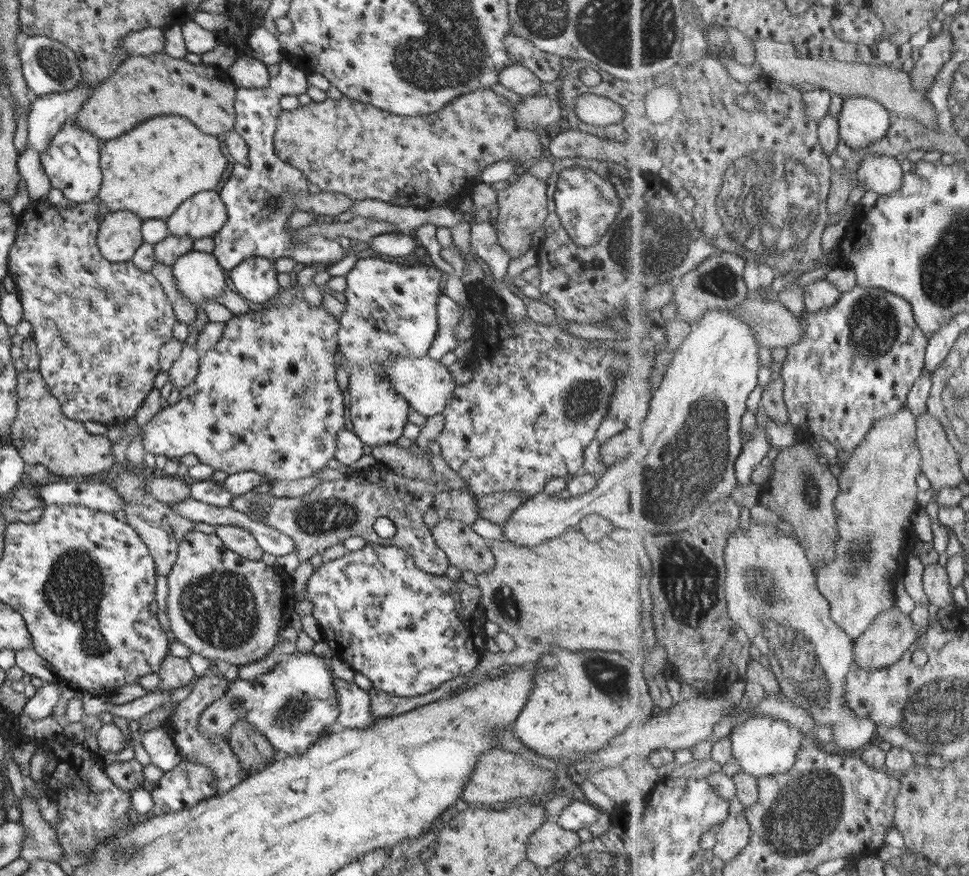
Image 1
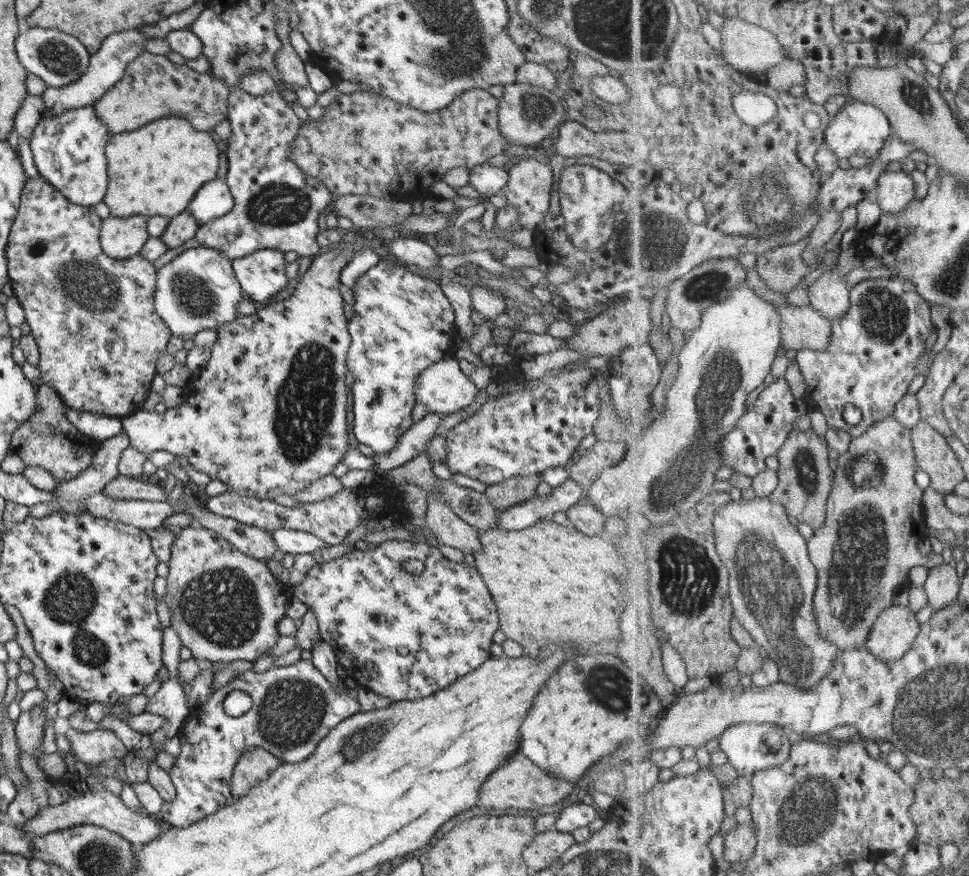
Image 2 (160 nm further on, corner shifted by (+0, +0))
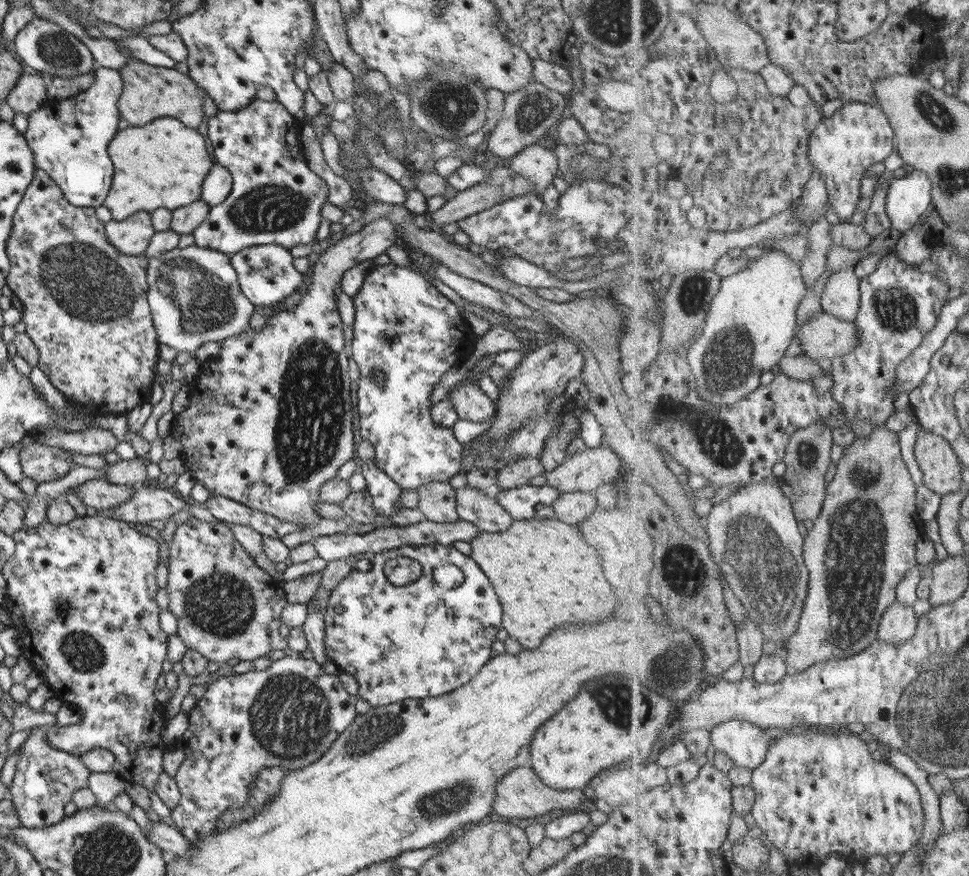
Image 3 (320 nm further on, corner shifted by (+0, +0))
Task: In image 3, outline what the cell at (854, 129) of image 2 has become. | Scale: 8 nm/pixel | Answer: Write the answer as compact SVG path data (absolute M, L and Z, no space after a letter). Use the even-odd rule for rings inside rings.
M857 101L845 103L831 117L824 118L822 124L813 132L810 144L810 161L815 166L815 169L821 173L827 185L827 193L829 193L830 197L829 202L833 205L833 210L841 221L844 222L855 214L860 200L859 196L861 196L859 190L861 190L863 175L877 162L885 162L885 158L894 152L895 140L896 135L894 134L893 126L885 110L880 106L863 104L863 102Z

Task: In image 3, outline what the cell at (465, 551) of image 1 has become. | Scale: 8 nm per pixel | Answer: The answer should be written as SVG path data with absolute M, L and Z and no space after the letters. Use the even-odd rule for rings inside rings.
M428 482L415 491L418 509L428 521L452 523L458 519L455 490L449 482Z

